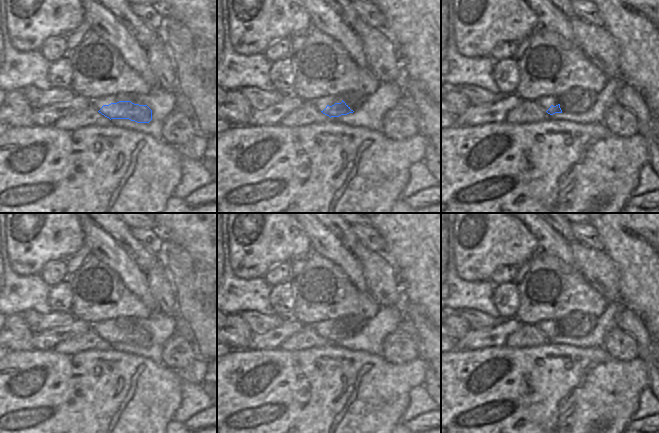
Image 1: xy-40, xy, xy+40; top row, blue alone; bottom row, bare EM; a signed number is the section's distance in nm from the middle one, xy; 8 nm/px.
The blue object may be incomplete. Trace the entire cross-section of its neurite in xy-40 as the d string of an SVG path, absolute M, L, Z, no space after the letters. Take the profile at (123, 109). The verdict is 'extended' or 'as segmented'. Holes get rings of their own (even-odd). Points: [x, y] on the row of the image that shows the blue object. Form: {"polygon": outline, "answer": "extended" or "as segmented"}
{"polygon": "M131 101L103 105L98 112L110 120L129 119L137 123L149 123L152 120L152 110L147 105L134 104Z", "answer": "as segmented"}

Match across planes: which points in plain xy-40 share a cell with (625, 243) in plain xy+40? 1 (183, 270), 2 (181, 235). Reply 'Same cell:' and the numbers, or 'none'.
Same cell: 2

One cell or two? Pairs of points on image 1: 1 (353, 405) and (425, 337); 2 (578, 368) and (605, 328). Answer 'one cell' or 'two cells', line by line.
1: two cells
2: two cells

